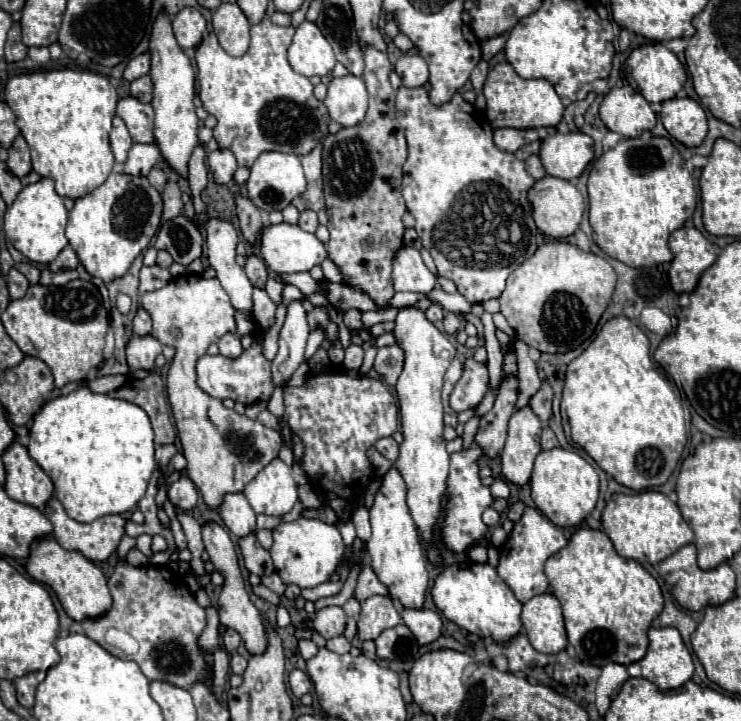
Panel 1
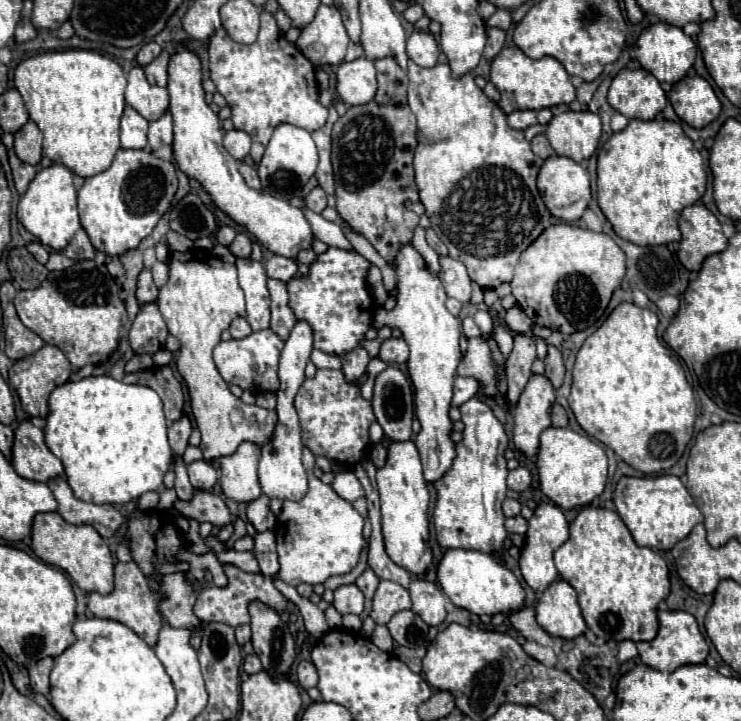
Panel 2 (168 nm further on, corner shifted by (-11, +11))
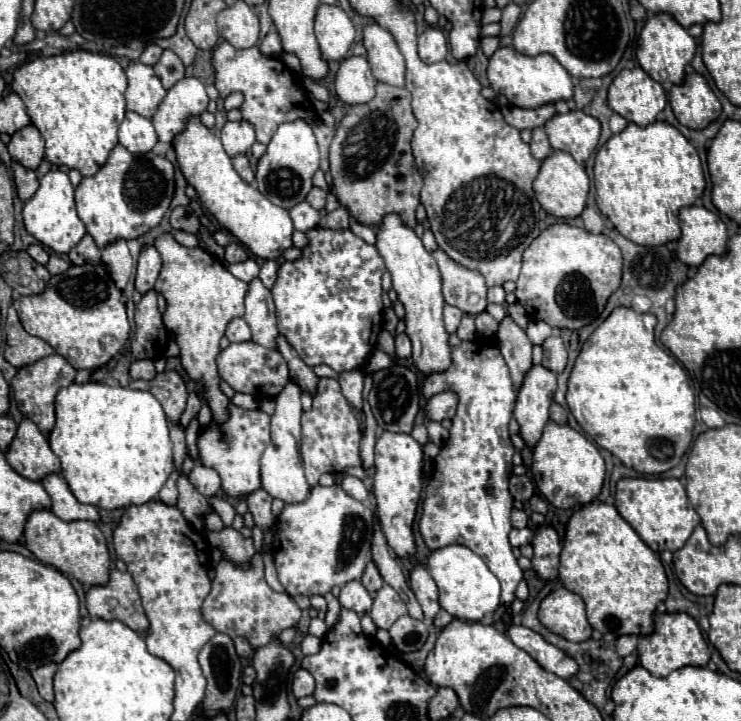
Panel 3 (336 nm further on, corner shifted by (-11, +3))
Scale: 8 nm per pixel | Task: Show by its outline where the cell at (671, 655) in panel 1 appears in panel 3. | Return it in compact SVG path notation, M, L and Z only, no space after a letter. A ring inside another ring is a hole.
M655 613L655 629L651 635L645 635L639 639L637 653L641 665L655 677L665 677L675 669L687 667L687 665L707 665L711 653L709 647L701 635L701 629L697 621L687 613Z

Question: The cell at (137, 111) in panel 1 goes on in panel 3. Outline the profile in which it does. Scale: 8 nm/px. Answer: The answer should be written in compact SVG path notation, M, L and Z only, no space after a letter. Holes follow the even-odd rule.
M129 63L125 73L129 79L129 87L125 93L127 109L151 119L167 91L163 89L159 77L155 77L155 71L151 65Z

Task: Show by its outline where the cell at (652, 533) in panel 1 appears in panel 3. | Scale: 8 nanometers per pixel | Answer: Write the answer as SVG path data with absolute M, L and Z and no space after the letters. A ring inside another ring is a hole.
M627 477L617 483L615 507L619 515L639 533L639 537L655 551L663 553L665 549L677 551L685 545L693 529L701 523L699 515L691 507L685 487L679 479L643 479Z

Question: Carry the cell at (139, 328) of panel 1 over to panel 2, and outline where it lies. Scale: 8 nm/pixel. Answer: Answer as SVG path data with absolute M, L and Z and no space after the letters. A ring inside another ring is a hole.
M145 269L141 275L139 275L139 283L137 283L137 299L141 305L147 305L147 303L155 303L157 301L157 287L151 279L151 271Z

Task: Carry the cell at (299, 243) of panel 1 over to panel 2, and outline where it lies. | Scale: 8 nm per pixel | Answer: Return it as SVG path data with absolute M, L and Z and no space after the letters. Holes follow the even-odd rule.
M185 45L171 53L167 91L169 113L173 115L173 157L177 167L185 175L197 179L213 197L217 207L233 221L247 227L271 253L297 259L301 251L311 249L315 235L299 207L293 207L287 201L271 197L263 191L249 189L245 185L239 173L239 161L235 161L223 147L225 131L221 129L221 121L205 103L205 91L201 87L201 59Z

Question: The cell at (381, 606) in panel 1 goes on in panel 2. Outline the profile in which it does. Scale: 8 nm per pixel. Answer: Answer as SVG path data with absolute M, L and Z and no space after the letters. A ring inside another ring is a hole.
M381 581L373 597L371 619L377 625L387 625L387 621L395 613L405 609L411 609L411 599L407 589L403 589L399 583L393 583L393 581Z

